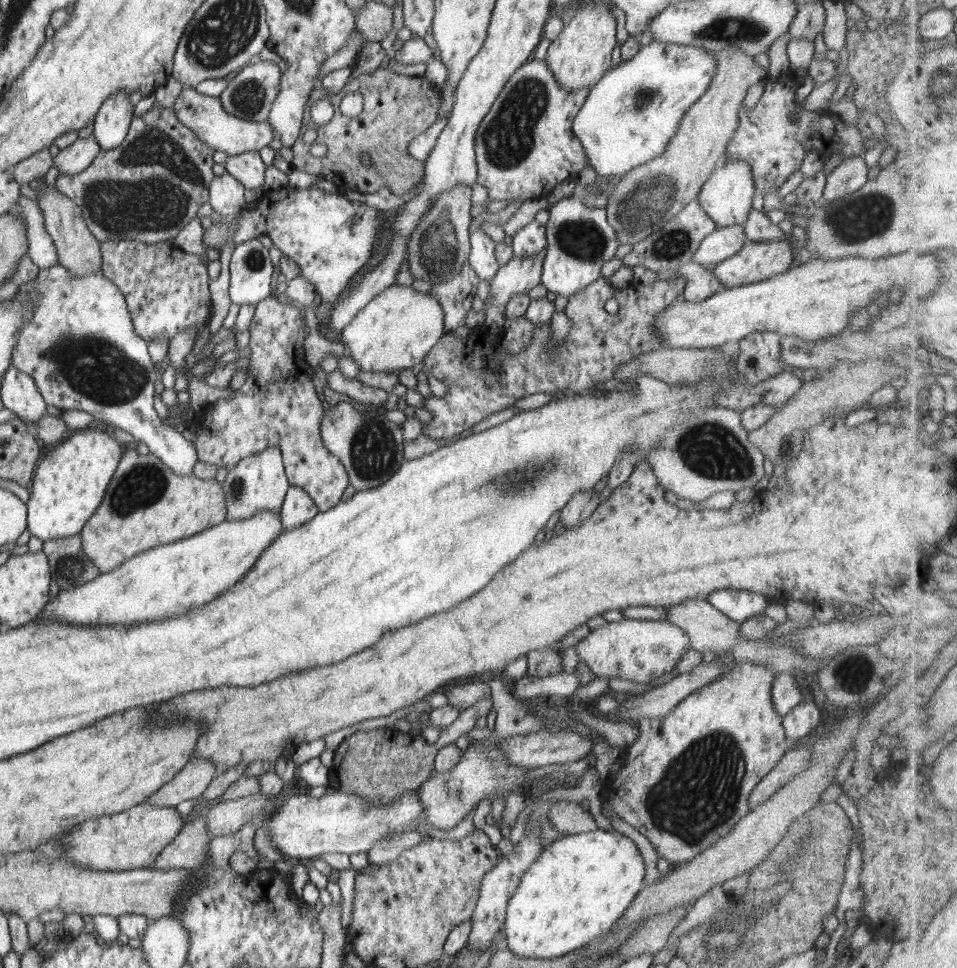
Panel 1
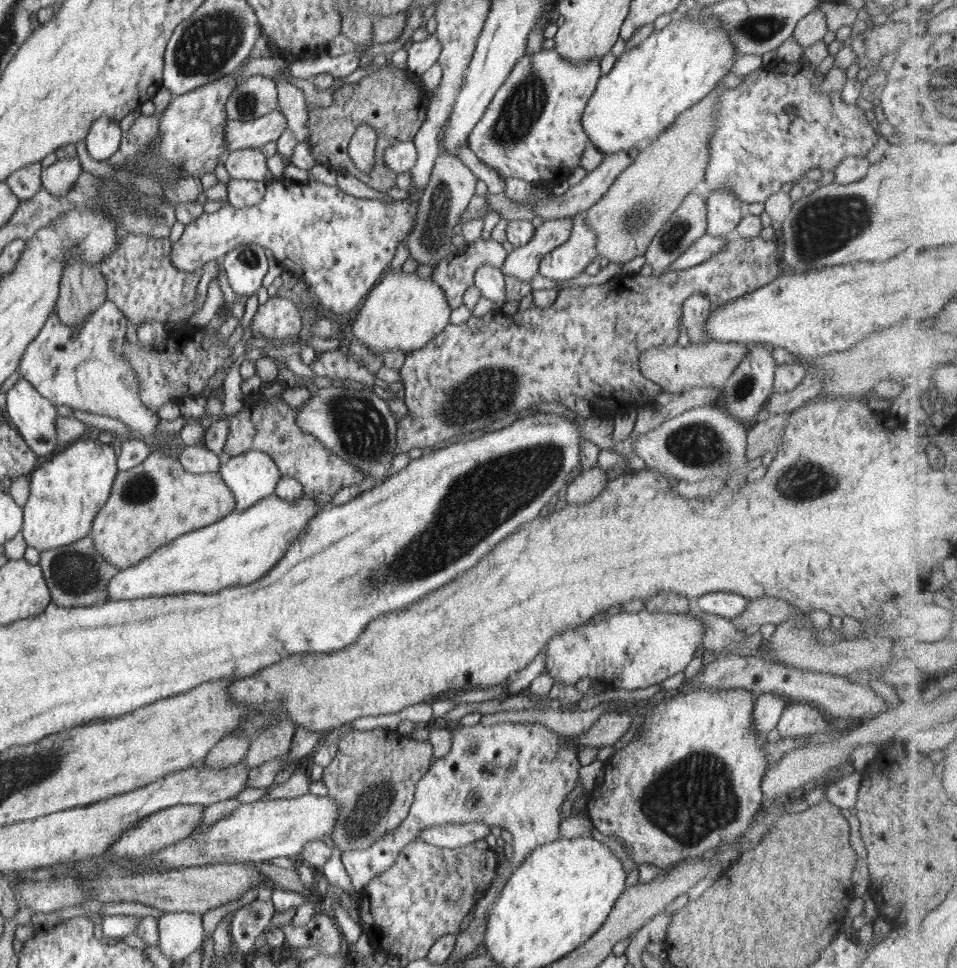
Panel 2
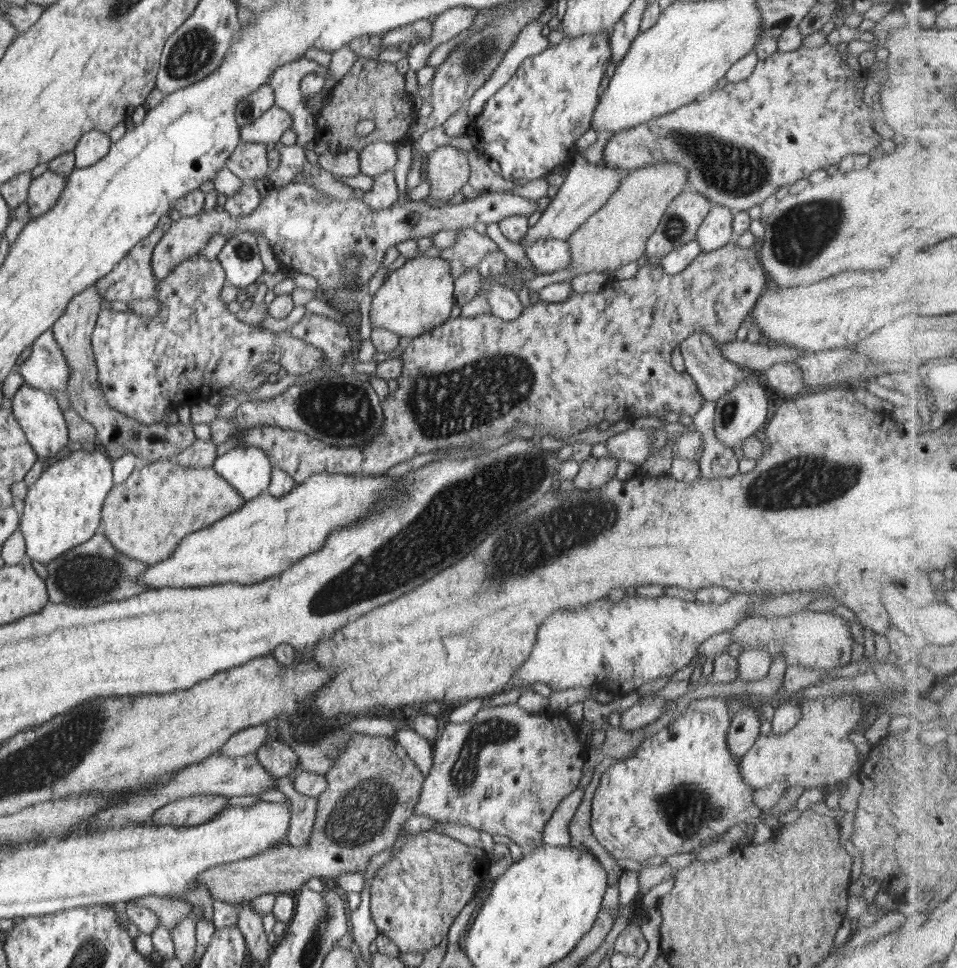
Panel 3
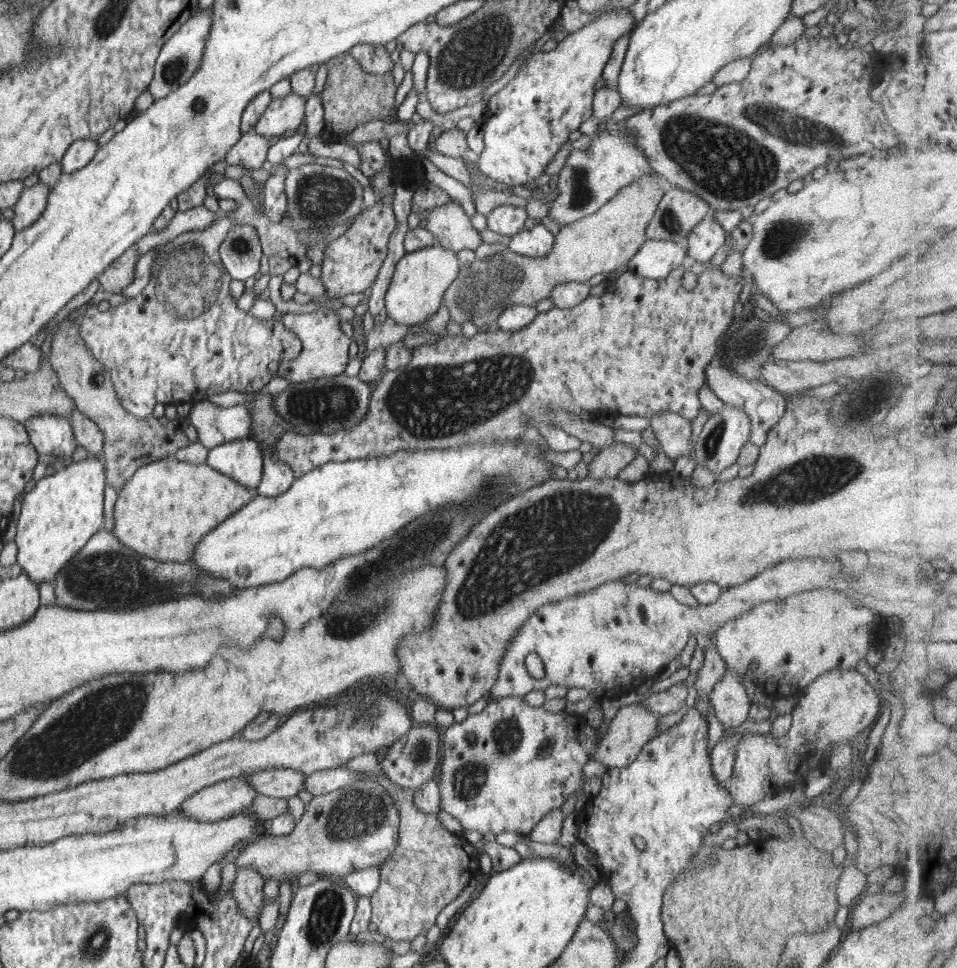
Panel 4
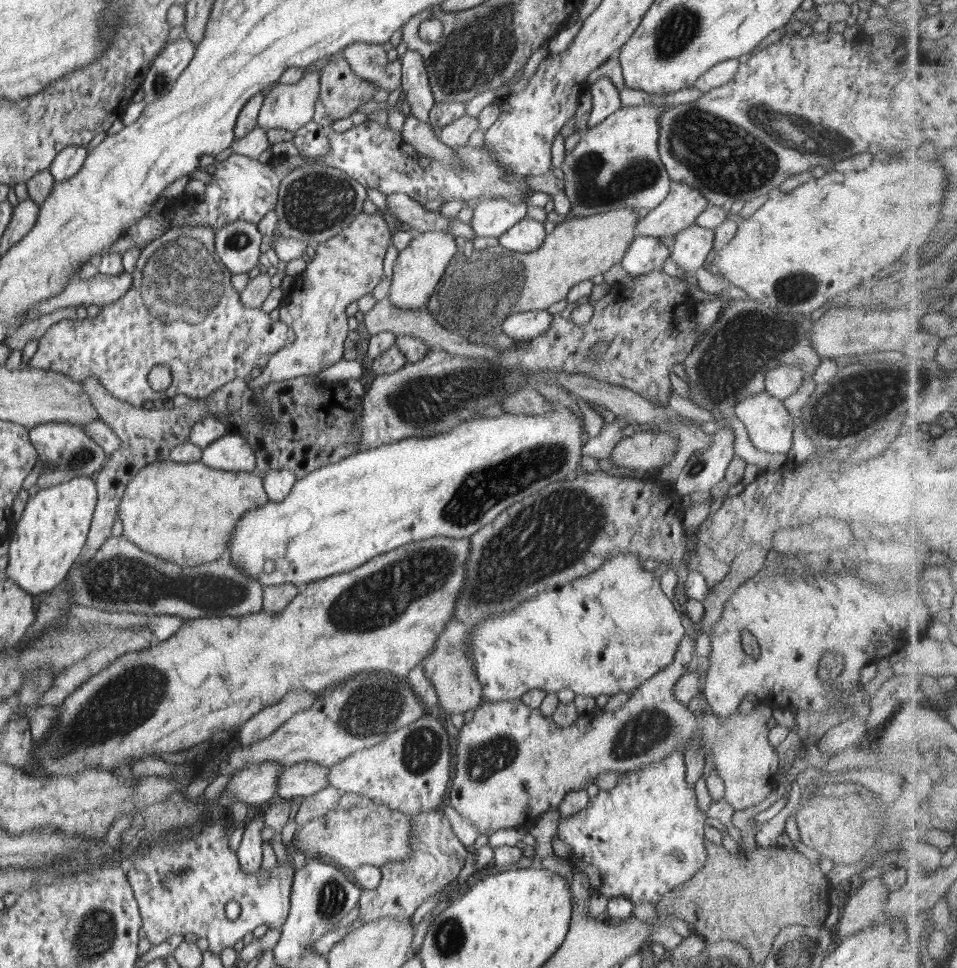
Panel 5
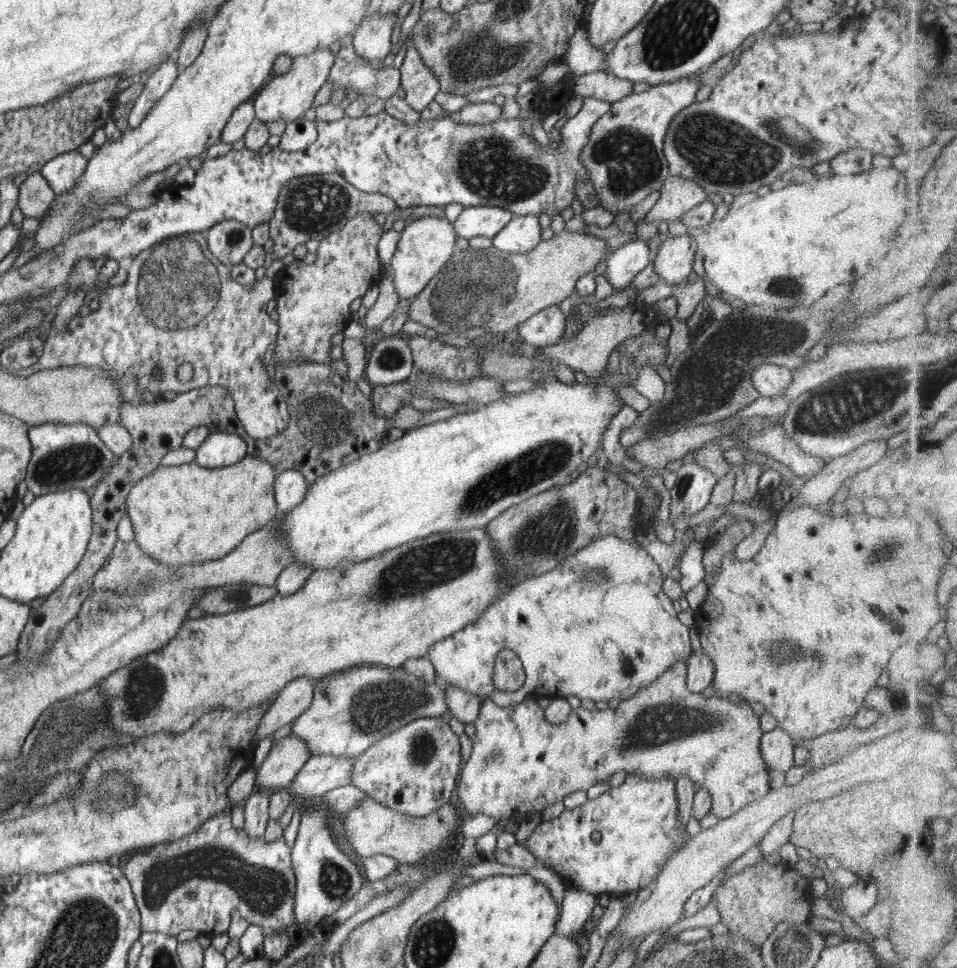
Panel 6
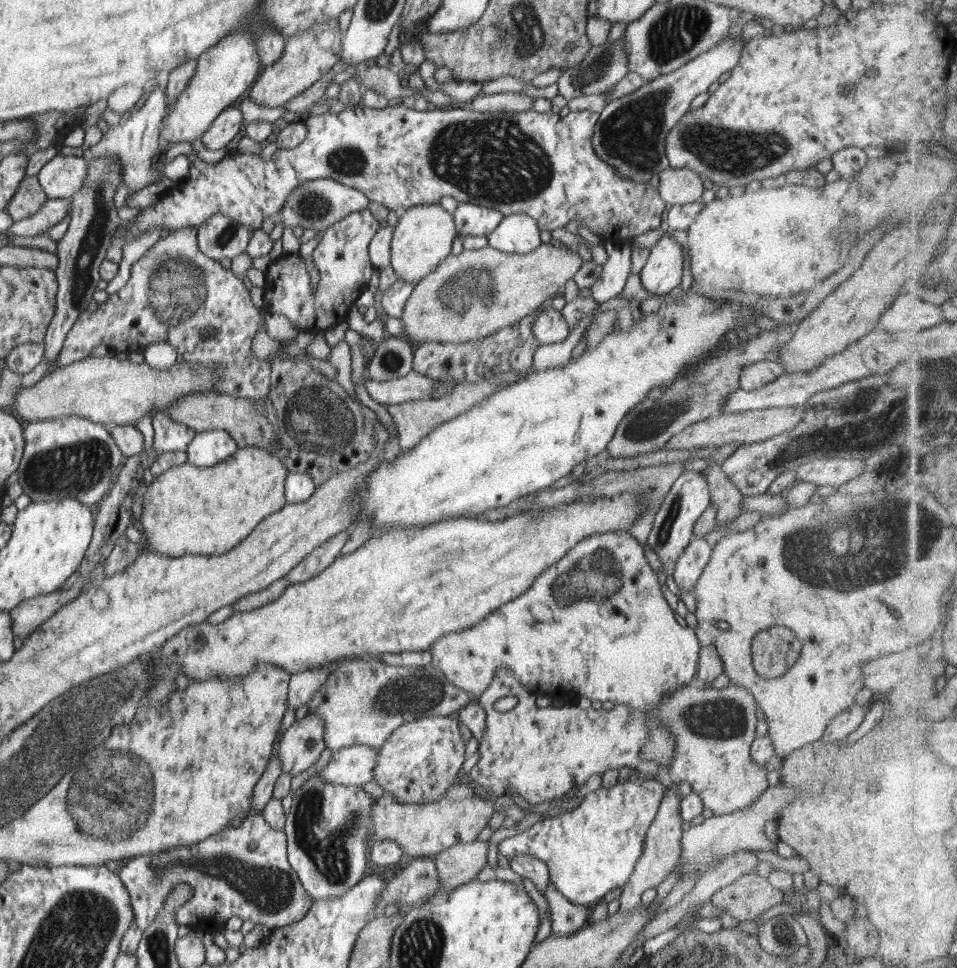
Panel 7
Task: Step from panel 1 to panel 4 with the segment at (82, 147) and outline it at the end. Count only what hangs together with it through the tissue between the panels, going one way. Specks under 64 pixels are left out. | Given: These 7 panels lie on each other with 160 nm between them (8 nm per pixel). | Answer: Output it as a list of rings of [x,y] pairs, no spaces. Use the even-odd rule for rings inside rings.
[[[39,182],[24,188],[18,202],[13,206],[15,232],[30,227],[44,214],[51,189]]]

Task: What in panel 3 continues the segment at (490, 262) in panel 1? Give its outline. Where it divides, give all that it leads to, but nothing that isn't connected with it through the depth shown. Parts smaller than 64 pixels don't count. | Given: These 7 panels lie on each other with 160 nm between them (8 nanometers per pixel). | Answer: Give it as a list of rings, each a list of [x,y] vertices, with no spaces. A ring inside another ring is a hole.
[[[500,284],[488,286],[485,298],[490,303],[491,313],[506,322],[520,318],[520,313],[524,310],[517,292],[507,286],[500,286]]]

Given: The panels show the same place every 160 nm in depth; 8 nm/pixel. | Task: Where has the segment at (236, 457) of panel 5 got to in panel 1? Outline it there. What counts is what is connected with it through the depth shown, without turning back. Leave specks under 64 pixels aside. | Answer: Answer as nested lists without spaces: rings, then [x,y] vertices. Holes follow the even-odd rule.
[[[270,447],[258,454],[246,456],[228,470],[222,484],[226,499],[227,515],[225,520],[246,520],[261,510],[271,510],[281,514],[281,508],[291,484],[285,473],[283,456],[278,447]]]

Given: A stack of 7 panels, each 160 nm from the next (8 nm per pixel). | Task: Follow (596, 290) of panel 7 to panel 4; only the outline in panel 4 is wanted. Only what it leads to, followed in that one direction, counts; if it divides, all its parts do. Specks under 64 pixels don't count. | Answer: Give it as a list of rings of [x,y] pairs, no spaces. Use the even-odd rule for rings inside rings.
[[[647,238],[628,262],[629,272],[643,279],[665,279],[672,270],[682,267],[686,254],[687,246],[684,243]]]

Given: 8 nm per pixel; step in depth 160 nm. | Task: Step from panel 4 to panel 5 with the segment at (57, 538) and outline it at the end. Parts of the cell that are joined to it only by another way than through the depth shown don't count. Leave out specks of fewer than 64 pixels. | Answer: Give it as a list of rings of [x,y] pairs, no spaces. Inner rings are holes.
[[[79,476],[66,483],[43,488],[30,495],[27,504],[15,524],[14,536],[10,540],[7,567],[1,573],[15,580],[20,588],[31,595],[50,593],[56,590],[65,580],[69,571],[78,562],[78,558],[86,545],[86,538],[91,529],[93,514],[97,503],[96,477]]]

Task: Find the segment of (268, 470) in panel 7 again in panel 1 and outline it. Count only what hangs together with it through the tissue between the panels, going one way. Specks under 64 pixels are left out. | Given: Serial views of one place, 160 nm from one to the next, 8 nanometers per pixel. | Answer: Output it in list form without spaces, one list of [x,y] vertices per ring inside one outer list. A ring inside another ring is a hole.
[[[127,446],[100,506],[79,532],[82,552],[101,573],[110,572],[140,552],[216,526],[226,515],[225,494],[215,478],[202,480],[194,474],[177,474],[154,453],[138,453]]]

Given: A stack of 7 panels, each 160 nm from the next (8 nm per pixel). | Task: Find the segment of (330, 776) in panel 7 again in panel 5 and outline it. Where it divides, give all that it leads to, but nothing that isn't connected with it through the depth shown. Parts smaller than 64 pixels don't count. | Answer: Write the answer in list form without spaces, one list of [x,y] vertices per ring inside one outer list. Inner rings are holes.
[[[311,761],[284,767],[276,792],[284,800],[292,800],[298,796],[310,797],[329,787],[328,774],[330,768]]]

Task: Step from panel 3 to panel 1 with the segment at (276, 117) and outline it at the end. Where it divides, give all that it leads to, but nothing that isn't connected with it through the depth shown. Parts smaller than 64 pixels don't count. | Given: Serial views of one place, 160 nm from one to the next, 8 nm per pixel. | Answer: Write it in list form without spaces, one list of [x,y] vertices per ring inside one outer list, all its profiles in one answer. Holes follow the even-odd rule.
[[[183,87],[172,108],[178,120],[215,151],[225,152],[229,156],[243,152],[261,151],[270,144],[275,132],[268,120],[250,122],[232,116],[223,109],[219,97],[210,97],[198,93],[190,87]]]

